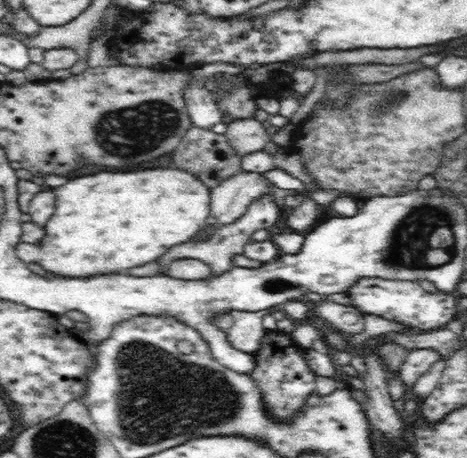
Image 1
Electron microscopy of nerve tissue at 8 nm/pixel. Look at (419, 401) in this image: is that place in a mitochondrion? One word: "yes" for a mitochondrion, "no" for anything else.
no

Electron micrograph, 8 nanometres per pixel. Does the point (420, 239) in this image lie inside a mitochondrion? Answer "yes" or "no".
yes

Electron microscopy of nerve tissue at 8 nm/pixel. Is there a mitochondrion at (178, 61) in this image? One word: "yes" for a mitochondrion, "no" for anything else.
no

